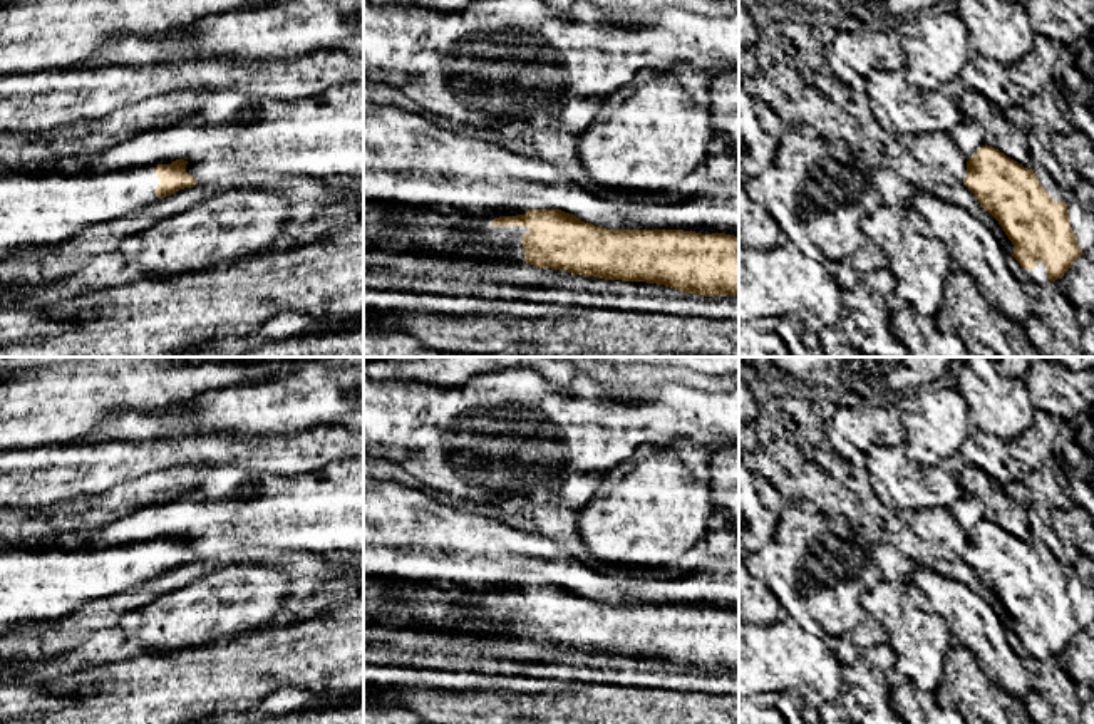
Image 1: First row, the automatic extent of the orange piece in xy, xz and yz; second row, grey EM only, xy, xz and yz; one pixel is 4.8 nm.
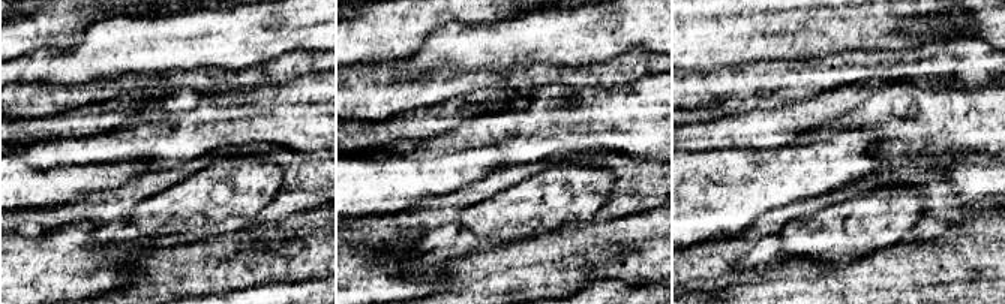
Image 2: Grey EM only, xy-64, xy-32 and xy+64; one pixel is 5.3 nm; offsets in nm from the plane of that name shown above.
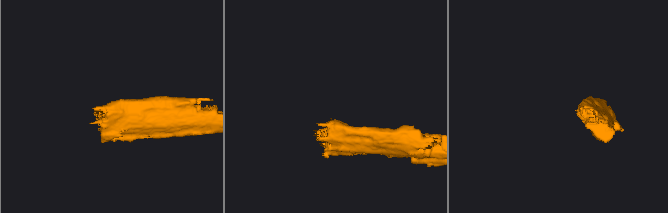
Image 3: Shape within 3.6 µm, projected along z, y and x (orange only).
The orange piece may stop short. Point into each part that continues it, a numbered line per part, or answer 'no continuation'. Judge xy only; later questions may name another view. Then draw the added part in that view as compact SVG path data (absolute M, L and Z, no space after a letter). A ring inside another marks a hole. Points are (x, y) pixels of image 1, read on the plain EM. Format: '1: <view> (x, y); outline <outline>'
1: xy (44, 580); outline M238 466L214 468L206 469L196 489L176 501L141 506L97 531L64 533L28 545L0 543L0 634L30 622L57 620L82 610L85 600L117 595L156 578L161 555L154 543L176 535L189 538L189 530L194 528L208 501L292 498L295 493L295 476L246 471Z

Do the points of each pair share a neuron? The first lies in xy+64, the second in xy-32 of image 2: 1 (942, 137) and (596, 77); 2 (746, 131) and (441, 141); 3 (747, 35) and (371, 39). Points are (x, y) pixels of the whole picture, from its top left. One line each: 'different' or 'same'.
1: different
2: different
3: same

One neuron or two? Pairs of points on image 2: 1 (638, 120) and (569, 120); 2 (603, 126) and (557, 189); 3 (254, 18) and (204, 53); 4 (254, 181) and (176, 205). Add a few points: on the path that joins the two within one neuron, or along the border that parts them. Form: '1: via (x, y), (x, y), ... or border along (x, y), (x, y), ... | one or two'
1: via (621, 120), (585, 120) | one
2: border along (564, 160), (602, 165) | two
3: via (242, 30), (234, 38), (219, 38), (216, 41) | one
4: via (234, 195), (212, 195), (195, 204) | one

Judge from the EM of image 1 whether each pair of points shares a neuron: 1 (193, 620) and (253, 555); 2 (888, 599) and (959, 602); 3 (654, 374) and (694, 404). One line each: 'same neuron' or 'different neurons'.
1: different neurons
2: different neurons
3: different neurons

